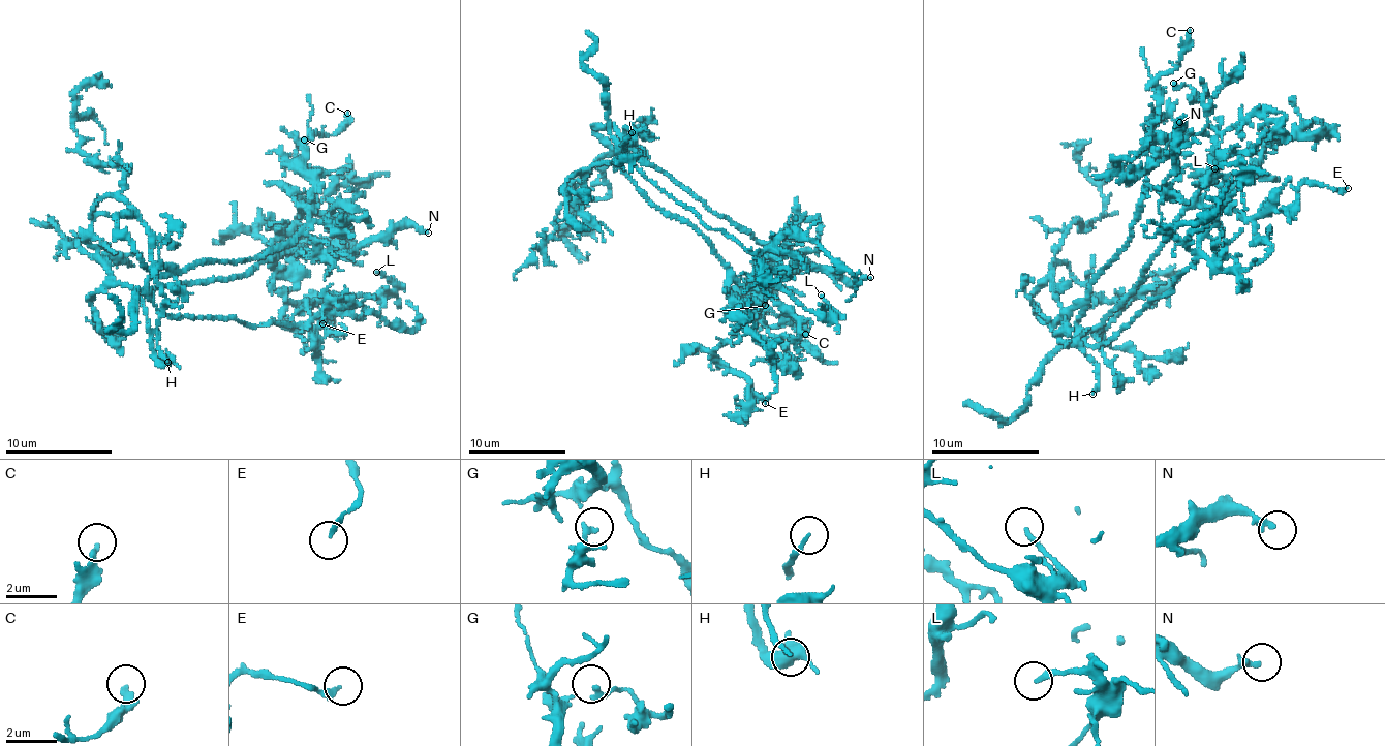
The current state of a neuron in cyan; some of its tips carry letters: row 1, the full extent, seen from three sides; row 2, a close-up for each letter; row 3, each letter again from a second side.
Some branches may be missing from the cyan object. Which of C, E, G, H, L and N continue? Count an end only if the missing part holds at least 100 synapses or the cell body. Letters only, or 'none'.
none

